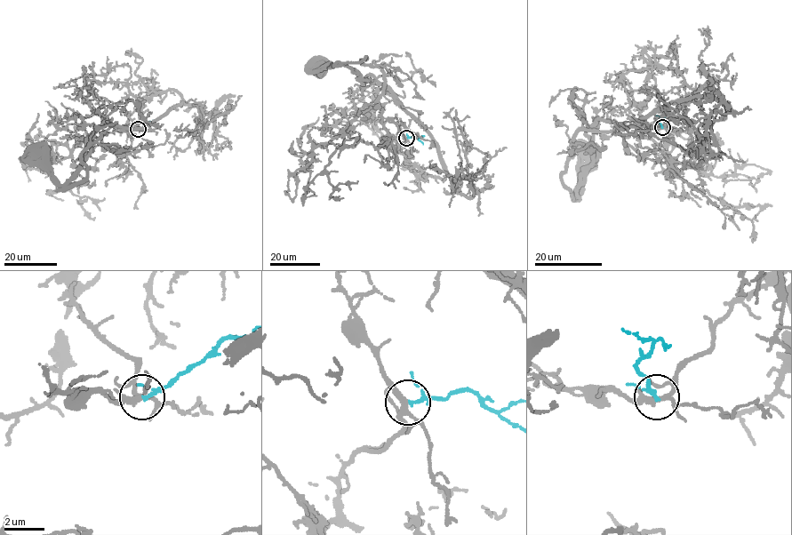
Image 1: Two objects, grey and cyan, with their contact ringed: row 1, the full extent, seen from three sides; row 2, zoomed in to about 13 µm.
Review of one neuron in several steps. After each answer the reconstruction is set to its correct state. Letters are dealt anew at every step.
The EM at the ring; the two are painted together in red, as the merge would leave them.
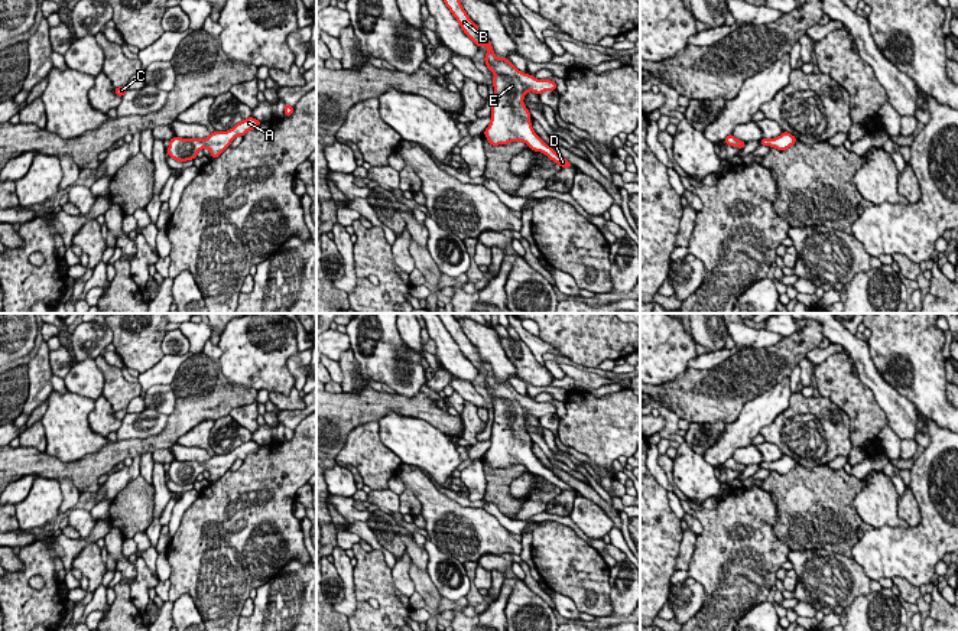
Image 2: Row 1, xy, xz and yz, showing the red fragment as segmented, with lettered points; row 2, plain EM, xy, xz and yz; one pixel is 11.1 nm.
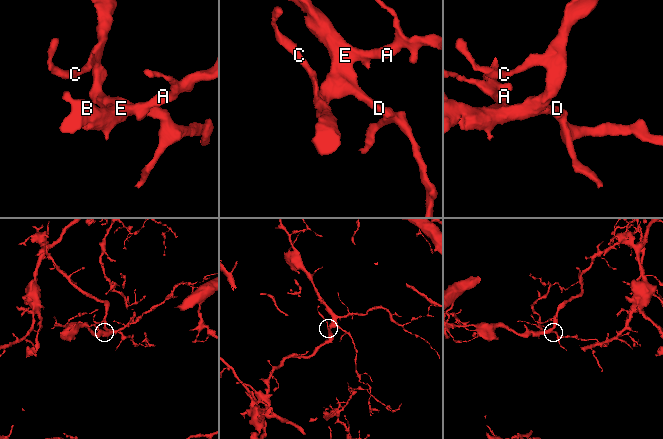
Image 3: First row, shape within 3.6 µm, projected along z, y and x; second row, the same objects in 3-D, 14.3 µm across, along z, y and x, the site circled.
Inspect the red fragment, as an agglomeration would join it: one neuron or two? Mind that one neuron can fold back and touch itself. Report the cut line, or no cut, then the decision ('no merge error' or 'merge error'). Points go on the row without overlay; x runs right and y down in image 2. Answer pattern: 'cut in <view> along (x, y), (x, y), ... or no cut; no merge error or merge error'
no cut; no merge error

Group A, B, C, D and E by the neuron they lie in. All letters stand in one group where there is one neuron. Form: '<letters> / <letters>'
A B C D E

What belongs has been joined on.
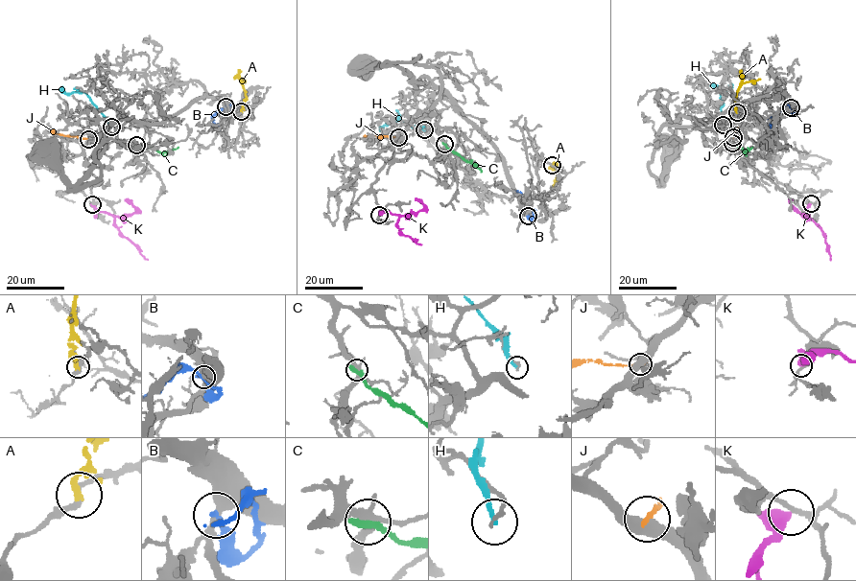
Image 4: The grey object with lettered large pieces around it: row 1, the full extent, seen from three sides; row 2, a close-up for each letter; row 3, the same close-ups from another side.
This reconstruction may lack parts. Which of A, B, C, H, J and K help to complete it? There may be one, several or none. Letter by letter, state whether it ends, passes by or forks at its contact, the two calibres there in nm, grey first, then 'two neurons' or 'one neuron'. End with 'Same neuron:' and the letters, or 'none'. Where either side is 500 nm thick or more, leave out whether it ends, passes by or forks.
A: it ends there; 240 nm thick on the grey side, 300 nm on the other; two neurons
B: it ends there; 320 nm thick on the grey side, 240 nm on the other; two neurons
C: it ends there; 260 nm thick on the grey side, 380 nm on the other; two neurons
H: it ends there; 180 nm thick on the grey side, 190 nm on the other; two neurons
J: 500 nm thick on the grey side, 190 nm on the other; two neurons
K: 220 nm thick on the grey side, 600 nm on the other; two neurons
Same neuron: none

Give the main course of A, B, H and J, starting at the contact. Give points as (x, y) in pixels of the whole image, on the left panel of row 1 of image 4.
A: (241, 111), (246, 93), (241, 78)
B: (225, 106), (230, 110), (229, 104), (212, 117), (217, 130)
H: (111, 127), (87, 94), (66, 94), (60, 87)
J: (88, 139), (51, 131)

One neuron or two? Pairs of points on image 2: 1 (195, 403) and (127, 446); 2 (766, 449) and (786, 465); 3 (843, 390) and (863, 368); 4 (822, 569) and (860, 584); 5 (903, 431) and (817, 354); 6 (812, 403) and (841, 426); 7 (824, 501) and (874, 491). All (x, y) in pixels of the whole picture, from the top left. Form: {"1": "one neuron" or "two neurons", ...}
{"1": "one neuron", "2": "one neuron", "3": "two neurons", "4": "one neuron", "5": "two neurons", "6": "one neuron", "7": "two neurons"}

